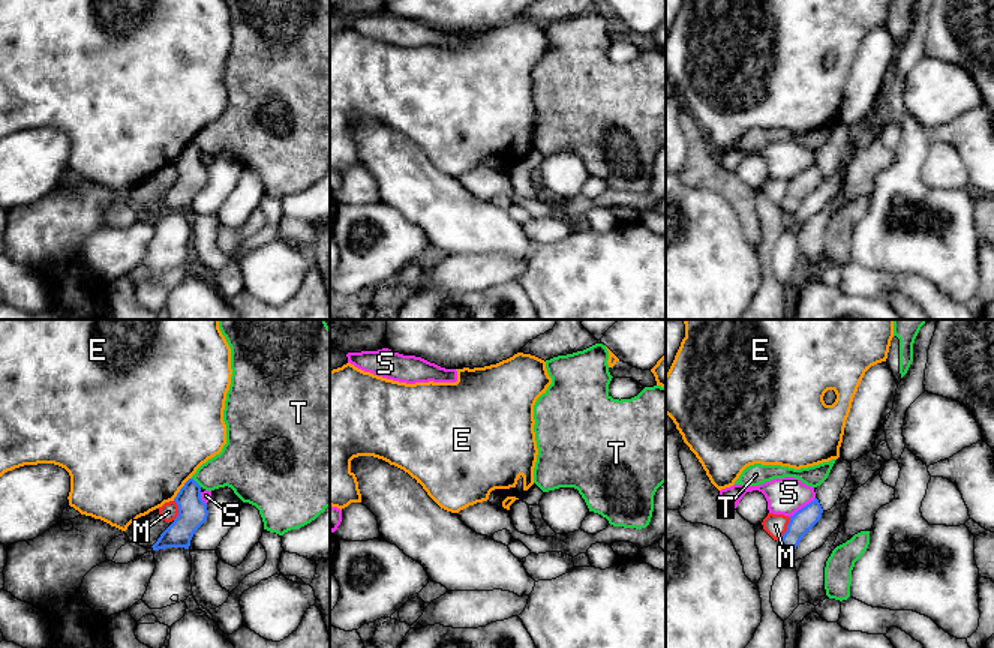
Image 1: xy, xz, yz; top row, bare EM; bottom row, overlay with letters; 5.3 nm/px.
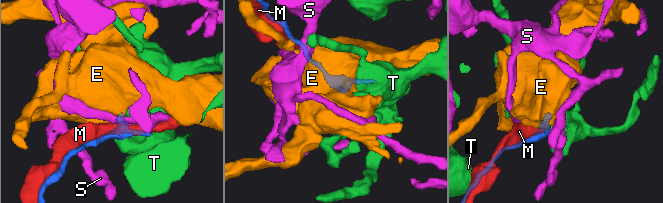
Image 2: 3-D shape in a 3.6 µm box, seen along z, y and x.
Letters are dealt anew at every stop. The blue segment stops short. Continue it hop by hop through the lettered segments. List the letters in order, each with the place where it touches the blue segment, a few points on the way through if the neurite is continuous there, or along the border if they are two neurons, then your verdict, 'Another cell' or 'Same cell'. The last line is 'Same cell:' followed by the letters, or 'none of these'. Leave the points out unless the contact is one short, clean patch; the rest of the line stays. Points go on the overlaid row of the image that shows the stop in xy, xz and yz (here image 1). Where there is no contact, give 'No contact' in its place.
E: Touches blue at xy (180, 489). Boundary: xy (191, 477), (173, 500). Another cell
M: Touches blue at yz (787, 530). Another cell
S: Touches blue at yz (802, 507). Boundary: yz (814, 497), (789, 516). Another cell
T: Touches blue at xy (195, 482). Boundary: xy (192, 477), (201, 486). Another cell
Same cell: none of these

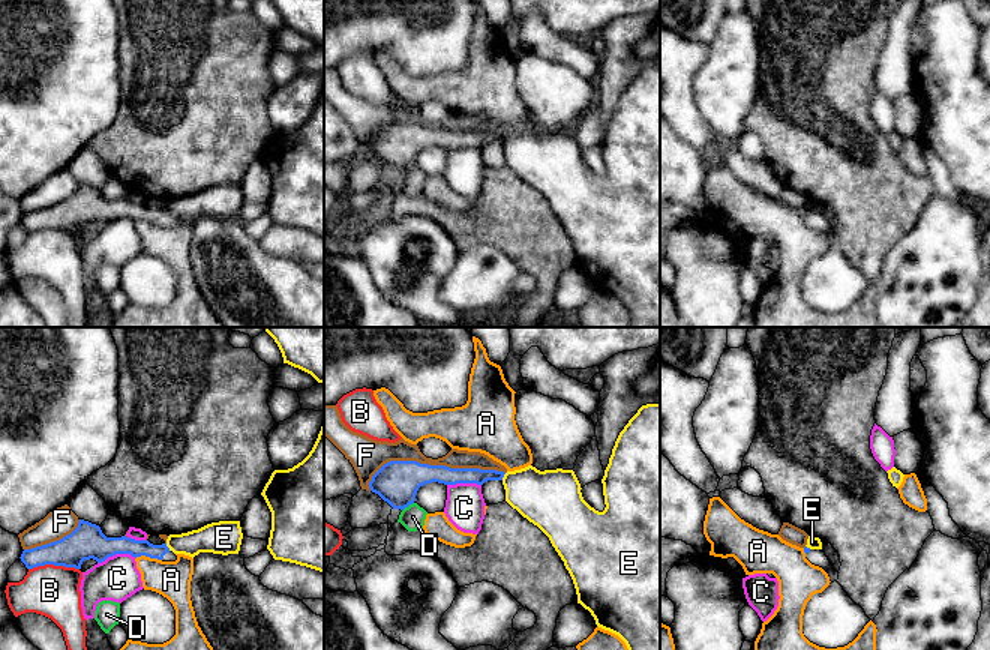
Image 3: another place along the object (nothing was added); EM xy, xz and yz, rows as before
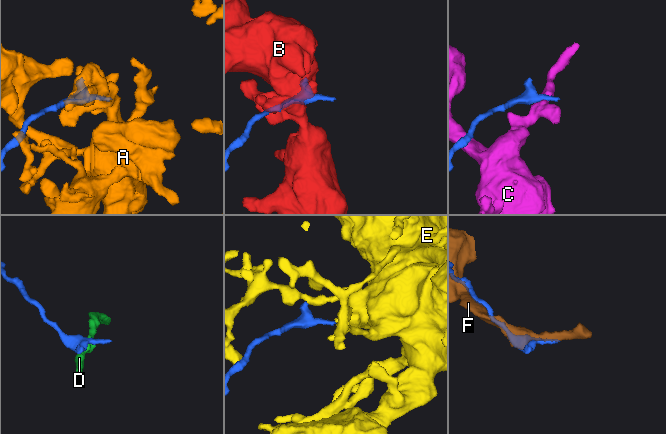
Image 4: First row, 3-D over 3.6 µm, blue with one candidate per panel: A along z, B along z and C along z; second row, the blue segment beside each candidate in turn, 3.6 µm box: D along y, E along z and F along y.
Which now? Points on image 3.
A: Touches blue at xy (149, 556). Boundary: xy (135, 557), (146, 556), (161, 560). Another cell
B: Touches blue at xy (53, 563). Another cell
C: Touches blue at xy (116, 553). Boundary: xy (135, 557), (113, 554), (98, 563). Another cell
D: Touches blue at xz (407, 506). Boundary: xz (413, 502), (402, 511). Another cell
E: Touches blue at xy (167, 547). Boundary: xy (165, 544), (170, 550). Another cell
F: Touches blue at xz (432, 466). Another cell
Same cell: none of these

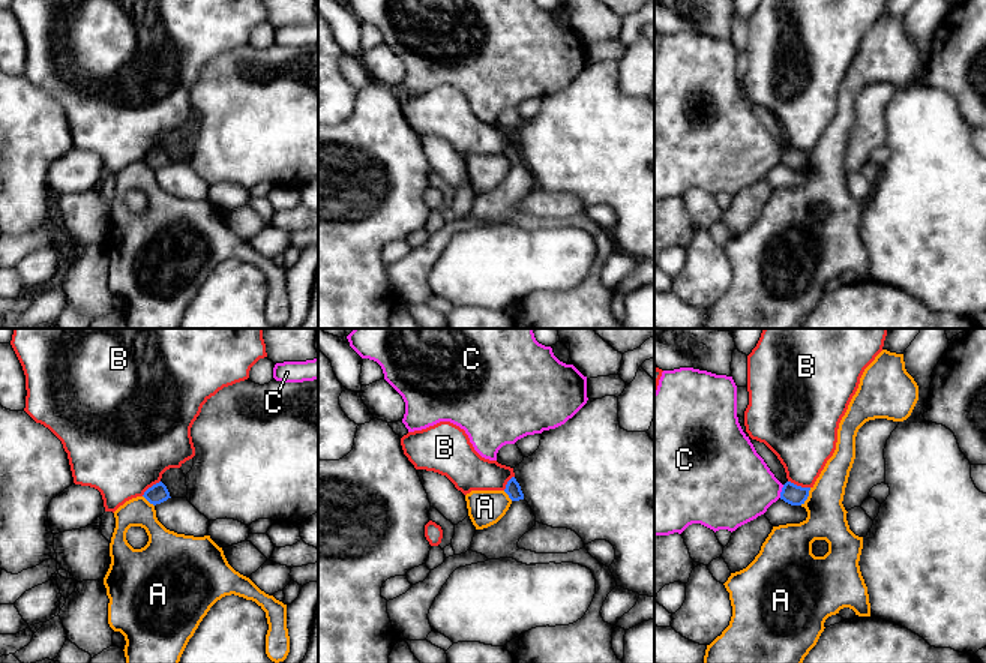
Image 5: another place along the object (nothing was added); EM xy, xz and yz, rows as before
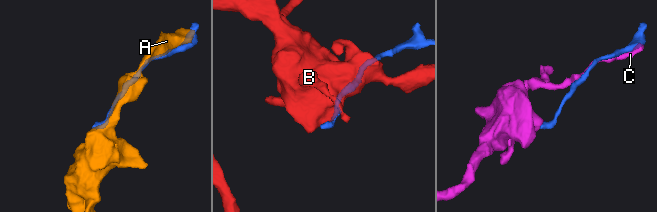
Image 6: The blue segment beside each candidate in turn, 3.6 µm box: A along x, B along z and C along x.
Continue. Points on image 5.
A: Touches blue at yz (806, 497). Another cell
B: Touches blue at yz (799, 486). Another cell
C: Touches blue at yz (782, 491). Another cell
Same cell: none of these

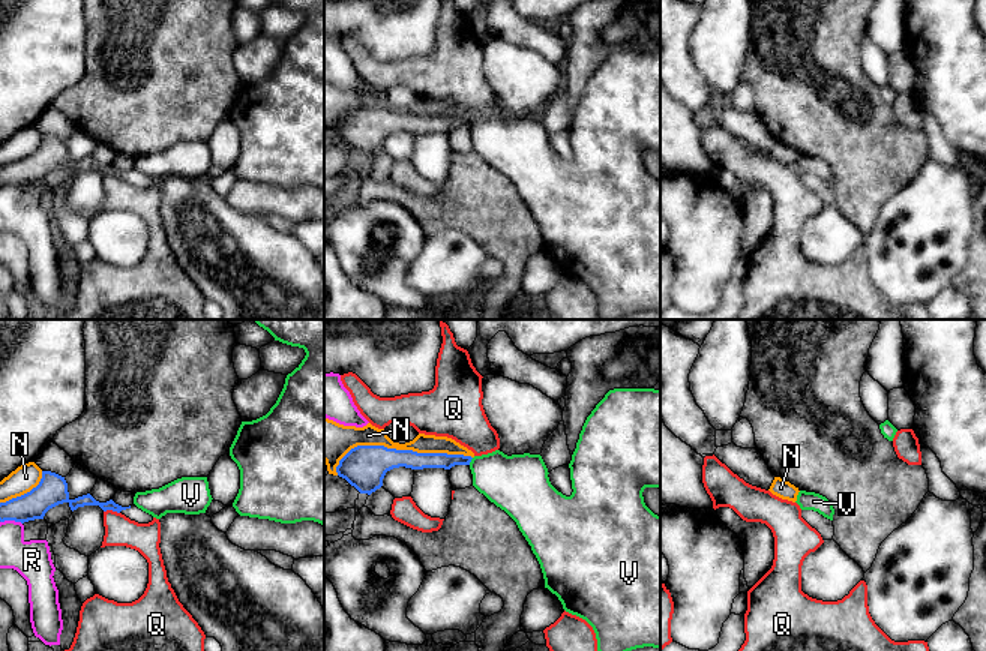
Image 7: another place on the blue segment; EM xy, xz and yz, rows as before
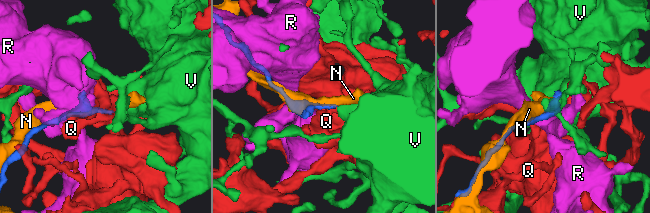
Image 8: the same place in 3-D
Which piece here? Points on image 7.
N: Touches blue at xz (399, 450). Another cell
Q: Touches blue at xy (111, 509). Boundary: xy (104, 510), (116, 510), (119, 513). Another cell
R: Touches blue at xy (11, 519). Another cell
V: Touches blue at xz (470, 461). Boundary: xz (473, 458), (468, 464). Another cell
Same cell: none of these

